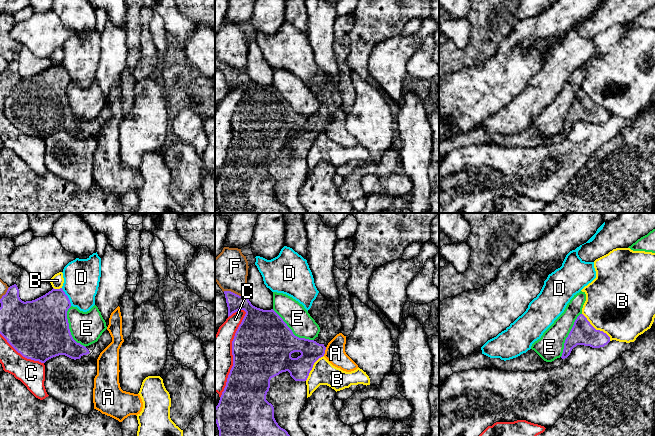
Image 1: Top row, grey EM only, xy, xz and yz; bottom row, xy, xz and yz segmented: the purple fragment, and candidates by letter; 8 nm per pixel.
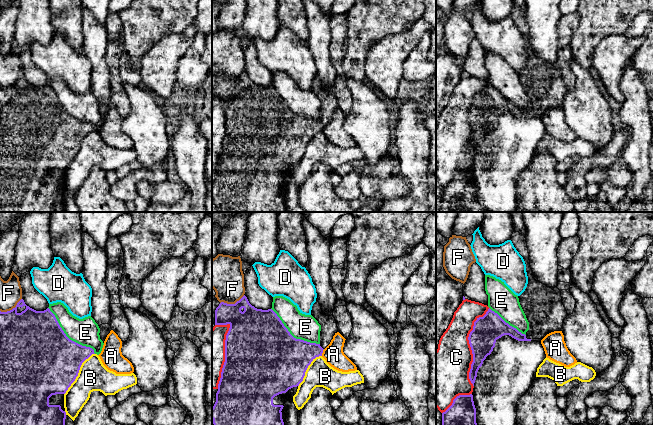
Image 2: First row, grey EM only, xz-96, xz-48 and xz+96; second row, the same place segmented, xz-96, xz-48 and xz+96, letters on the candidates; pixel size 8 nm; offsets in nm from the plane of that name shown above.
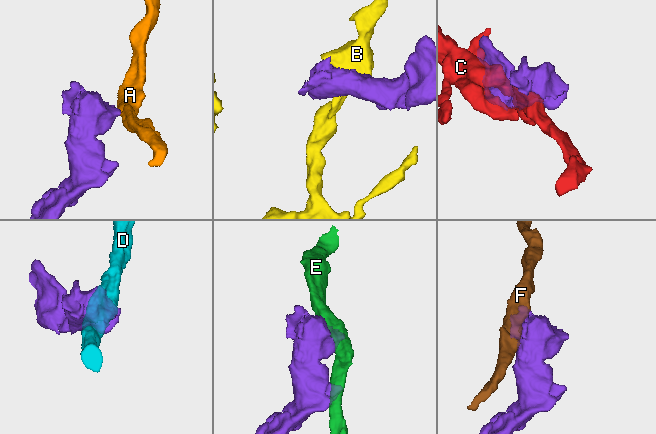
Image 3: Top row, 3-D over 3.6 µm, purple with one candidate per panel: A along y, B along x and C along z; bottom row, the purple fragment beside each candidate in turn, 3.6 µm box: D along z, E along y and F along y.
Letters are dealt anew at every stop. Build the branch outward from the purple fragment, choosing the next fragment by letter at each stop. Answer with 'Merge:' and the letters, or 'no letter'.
Merge: no letter

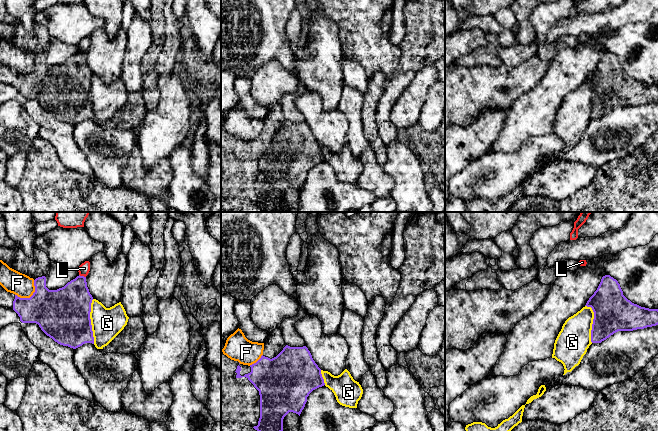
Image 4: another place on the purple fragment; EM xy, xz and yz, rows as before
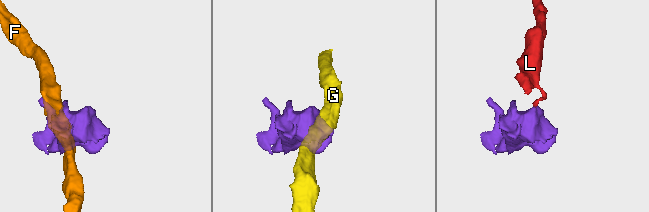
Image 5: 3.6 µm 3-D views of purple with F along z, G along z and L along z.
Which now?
Merge: no letter

